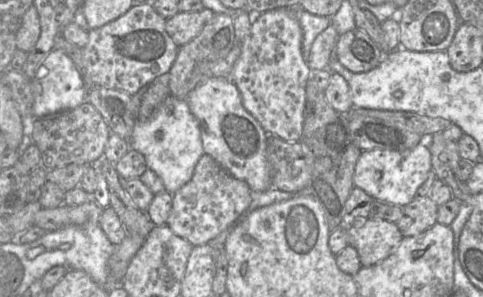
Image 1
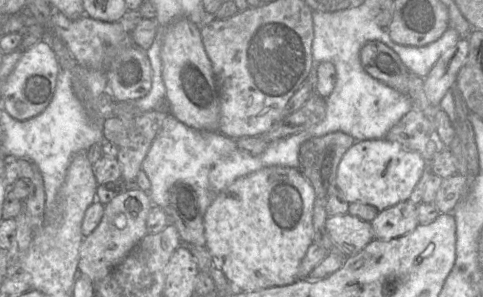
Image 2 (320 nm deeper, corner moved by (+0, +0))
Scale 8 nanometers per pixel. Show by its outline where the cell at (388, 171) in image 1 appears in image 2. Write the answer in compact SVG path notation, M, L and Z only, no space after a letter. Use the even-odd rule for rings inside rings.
M385 138L356 141L343 155L337 170L337 186L349 203L362 203L383 211L400 202L409 200L410 195L429 164L418 152L408 150L400 143Z

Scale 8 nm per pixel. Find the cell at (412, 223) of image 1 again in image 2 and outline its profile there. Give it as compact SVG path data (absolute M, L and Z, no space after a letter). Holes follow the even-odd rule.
M407 200L380 211L370 222L375 239L391 240L412 232L418 225L417 205Z

